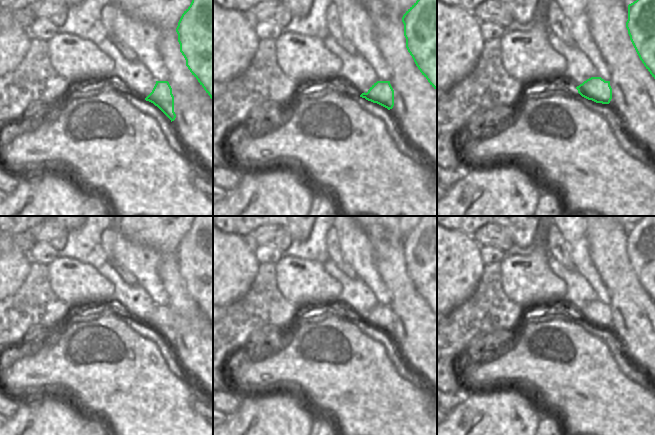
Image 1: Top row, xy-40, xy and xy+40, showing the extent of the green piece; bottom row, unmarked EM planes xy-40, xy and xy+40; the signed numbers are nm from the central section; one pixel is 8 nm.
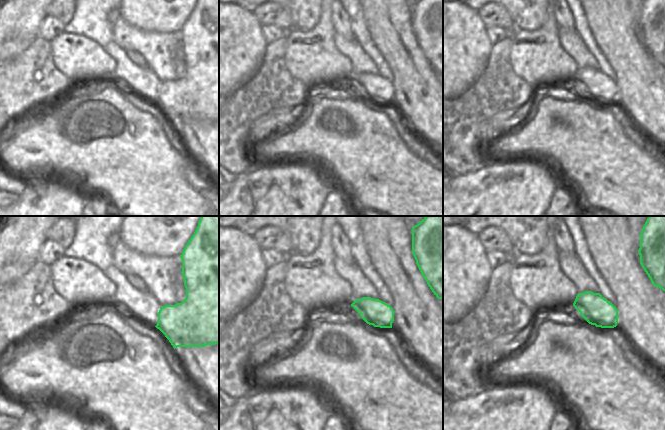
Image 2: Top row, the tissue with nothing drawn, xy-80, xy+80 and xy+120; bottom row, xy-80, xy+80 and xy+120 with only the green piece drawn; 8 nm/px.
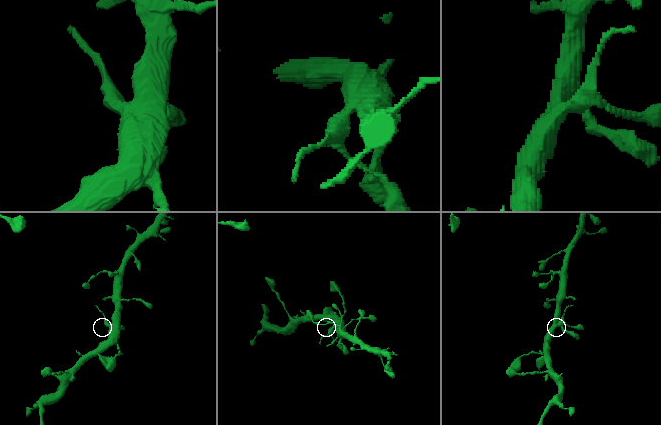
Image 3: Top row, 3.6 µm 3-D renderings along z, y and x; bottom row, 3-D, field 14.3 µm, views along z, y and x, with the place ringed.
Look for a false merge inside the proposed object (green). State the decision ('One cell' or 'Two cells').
One cell.

